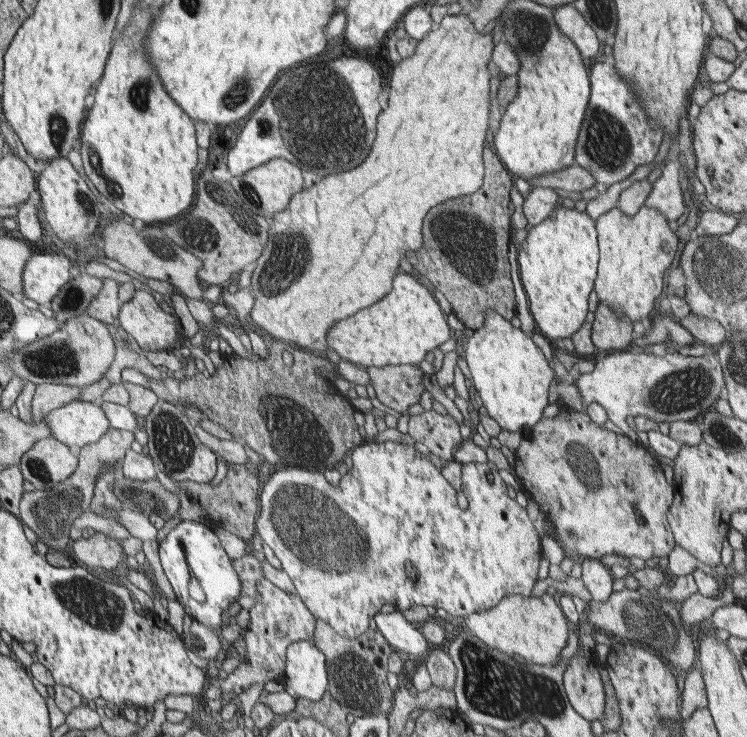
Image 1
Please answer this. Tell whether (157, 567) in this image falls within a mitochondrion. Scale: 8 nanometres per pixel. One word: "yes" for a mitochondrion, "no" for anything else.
no

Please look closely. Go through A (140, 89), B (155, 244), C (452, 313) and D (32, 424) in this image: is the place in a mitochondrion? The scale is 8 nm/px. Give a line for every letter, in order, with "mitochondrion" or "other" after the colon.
A: mitochondrion
B: mitochondrion
C: other
D: other

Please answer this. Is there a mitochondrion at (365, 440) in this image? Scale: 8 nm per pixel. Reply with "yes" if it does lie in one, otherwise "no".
no

